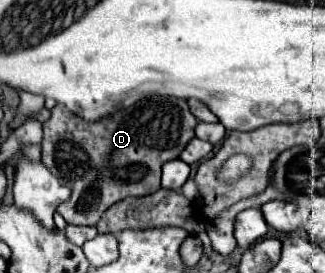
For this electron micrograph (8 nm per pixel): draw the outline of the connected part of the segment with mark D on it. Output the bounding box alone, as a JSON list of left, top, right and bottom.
[42,96,196,226]

